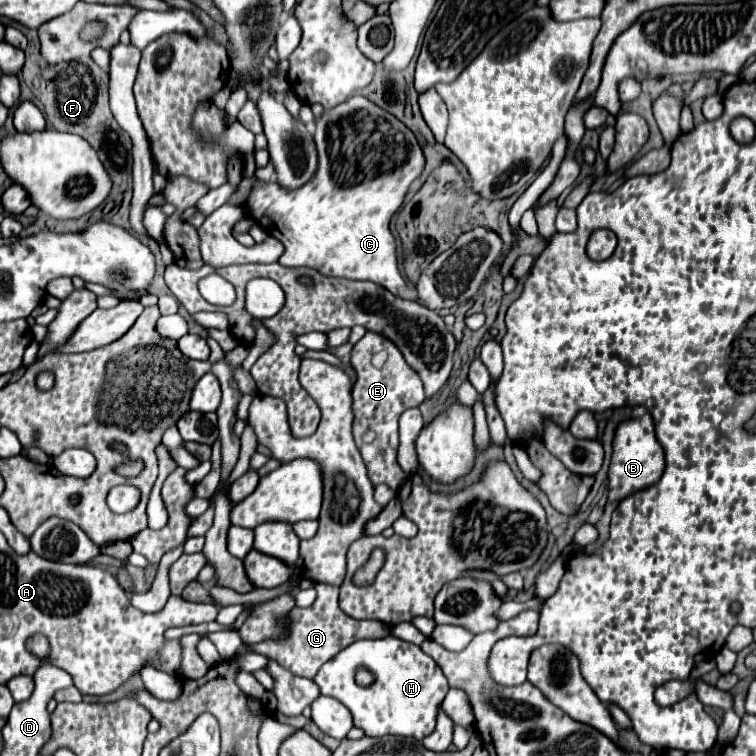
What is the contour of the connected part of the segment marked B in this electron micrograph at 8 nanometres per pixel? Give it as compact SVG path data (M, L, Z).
M646 413L640 419L630 419L622 423L614 435L614 455L612 455L610 473L608 473L608 479L610 479L608 503L622 501L634 495L636 491L642 491L654 485L662 477L662 473L664 473L664 449L656 439L652 417Z

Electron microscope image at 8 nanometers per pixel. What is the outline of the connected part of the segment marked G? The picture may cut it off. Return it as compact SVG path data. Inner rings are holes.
M316 583L316 601L306 607L294 607L286 615L286 623L280 627L282 635L280 639L268 639L258 645L250 645L252 651L258 651L262 655L272 655L282 667L286 667L290 673L296 673L301 677L313 679L318 673L318 669L330 661L336 653L340 653L344 647L358 639L378 639L390 633L390 627L386 627L380 621L356 621L348 617L340 607L338 607L338 587L326 585L326 583Z

